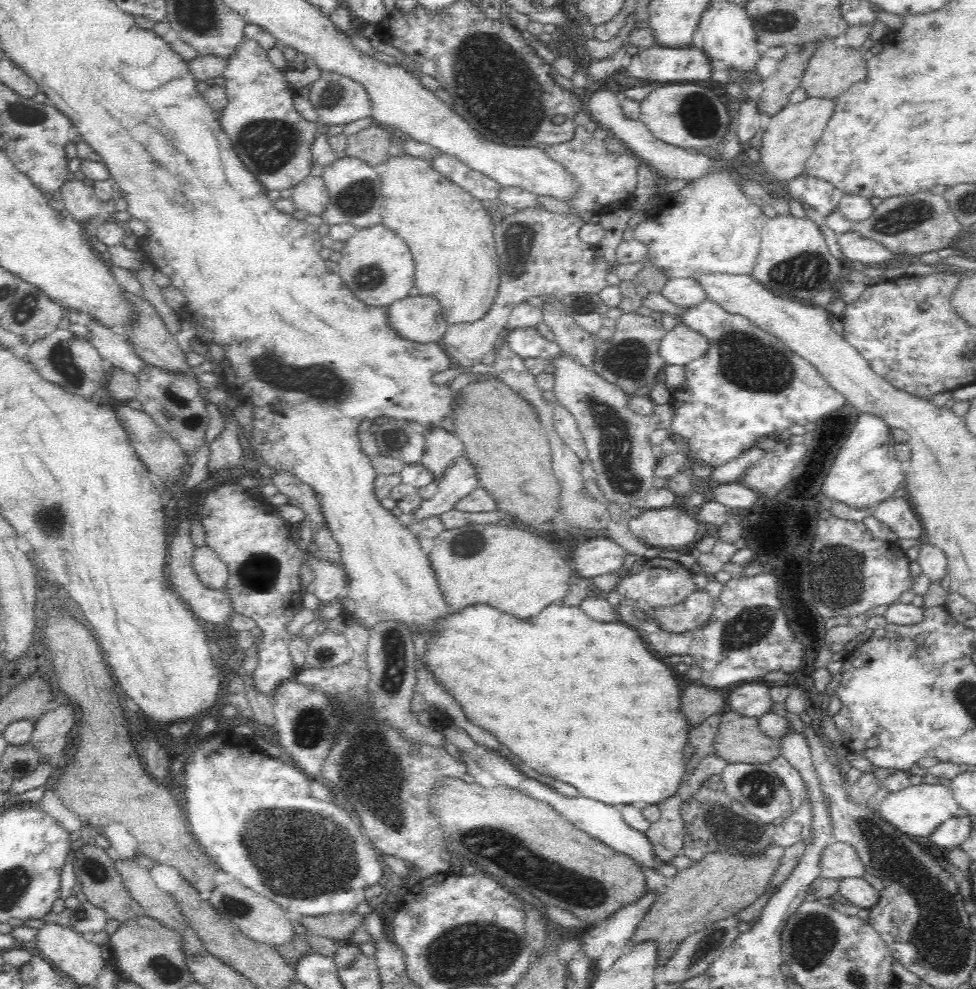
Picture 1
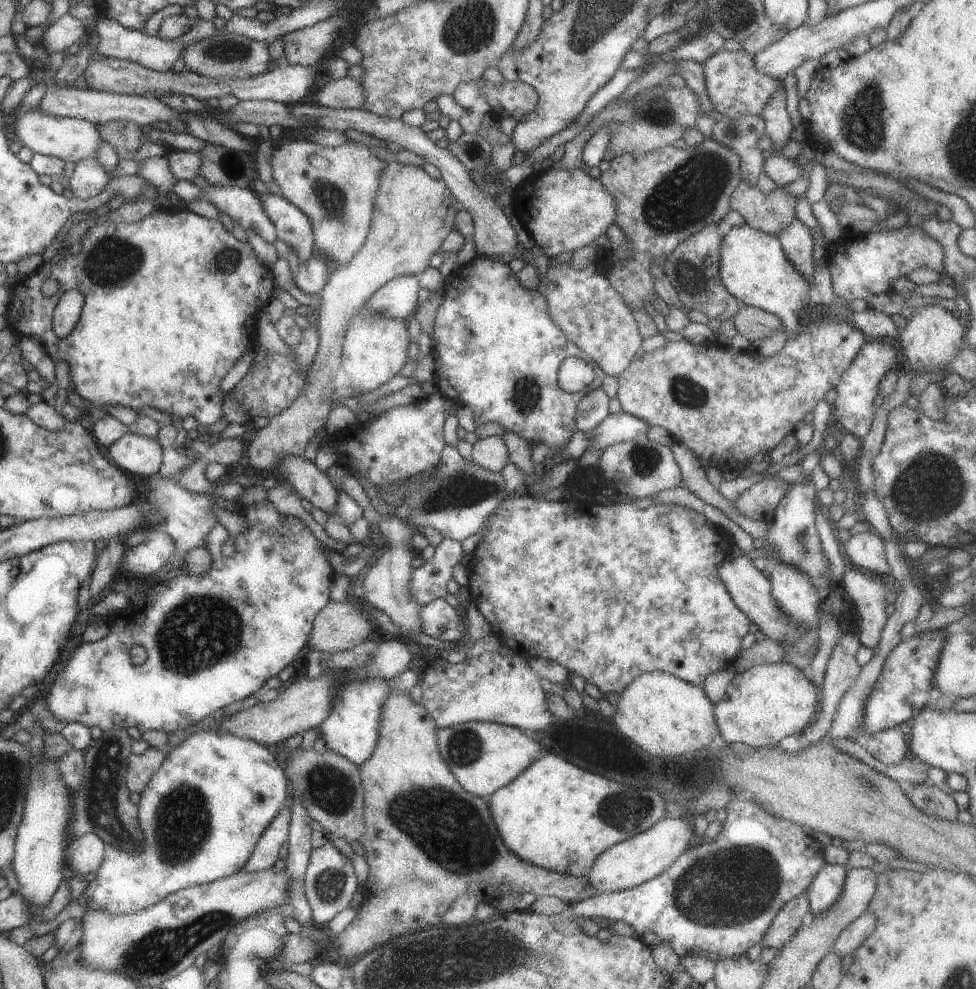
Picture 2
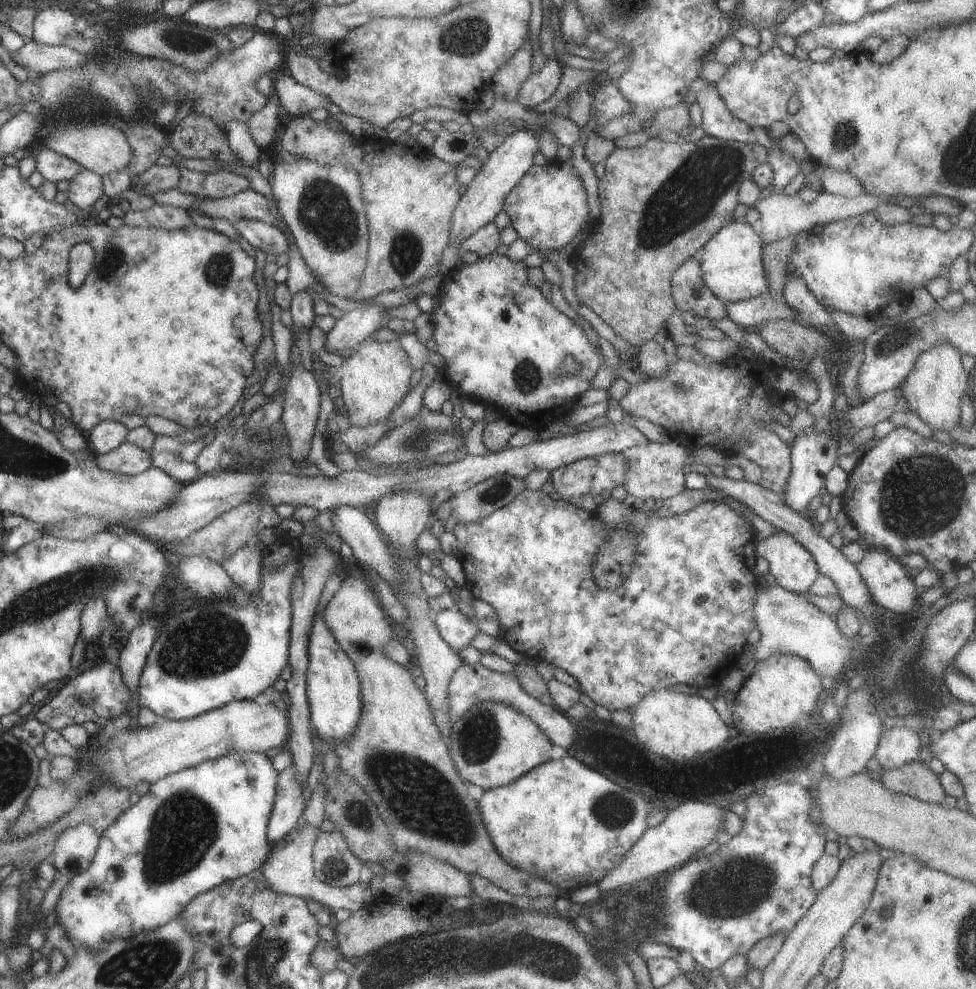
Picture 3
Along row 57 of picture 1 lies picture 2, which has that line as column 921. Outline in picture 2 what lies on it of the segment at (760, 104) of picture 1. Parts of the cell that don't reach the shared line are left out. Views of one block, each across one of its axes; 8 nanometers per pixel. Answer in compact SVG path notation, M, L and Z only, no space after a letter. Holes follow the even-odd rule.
M915 784L916 788L907 795L915 810L938 819L946 819L955 822L959 813L958 806L952 796L943 792L936 786Z

